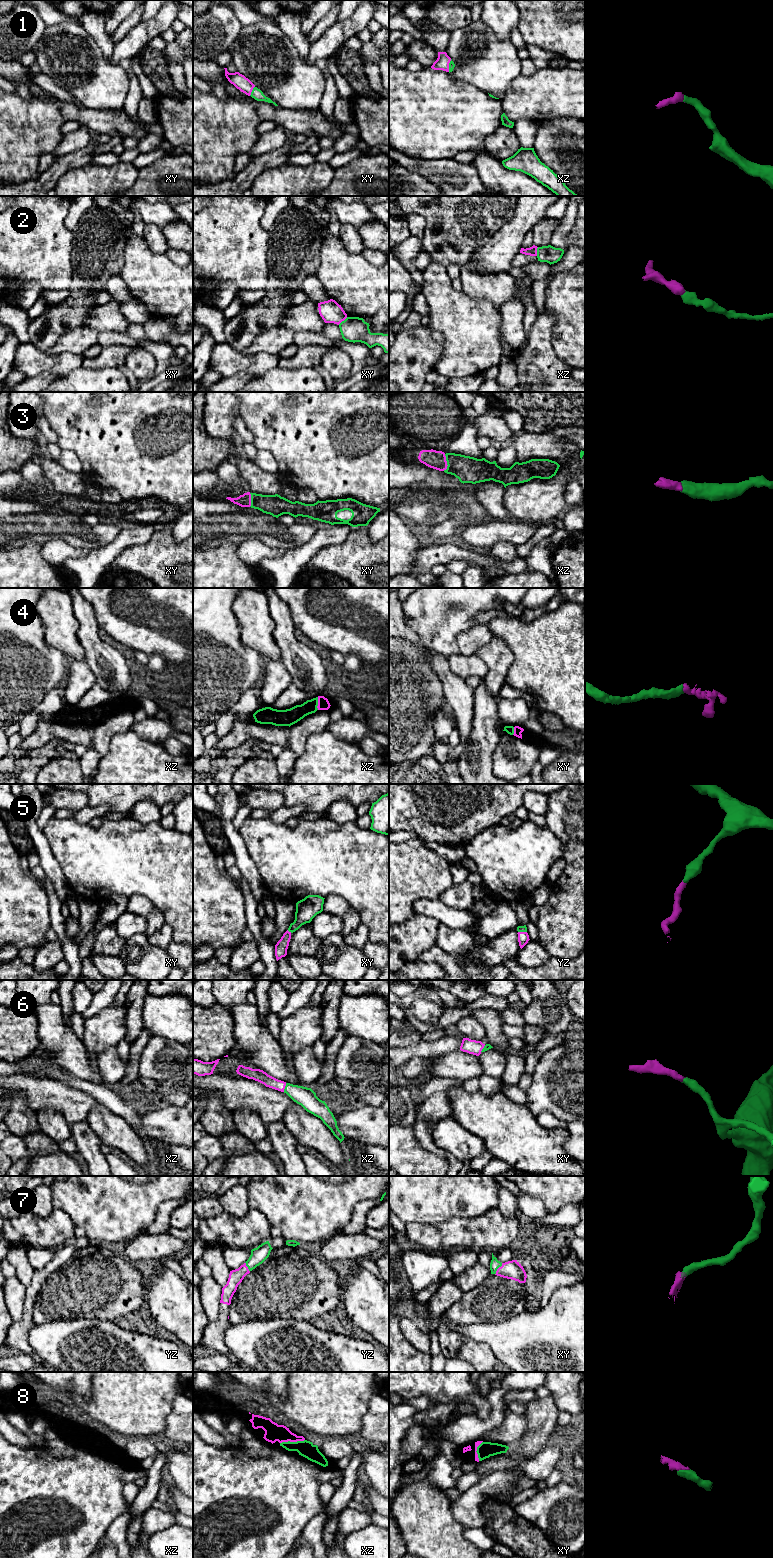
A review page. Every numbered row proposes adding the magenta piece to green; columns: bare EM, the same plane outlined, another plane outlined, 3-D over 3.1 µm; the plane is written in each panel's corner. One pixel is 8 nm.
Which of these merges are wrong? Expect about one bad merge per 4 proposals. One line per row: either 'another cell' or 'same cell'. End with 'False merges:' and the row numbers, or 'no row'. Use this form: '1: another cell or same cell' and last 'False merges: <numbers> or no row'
1: same cell
2: another cell
3: same cell
4: same cell
5: same cell
6: same cell
7: same cell
8: same cell
False merges: 2

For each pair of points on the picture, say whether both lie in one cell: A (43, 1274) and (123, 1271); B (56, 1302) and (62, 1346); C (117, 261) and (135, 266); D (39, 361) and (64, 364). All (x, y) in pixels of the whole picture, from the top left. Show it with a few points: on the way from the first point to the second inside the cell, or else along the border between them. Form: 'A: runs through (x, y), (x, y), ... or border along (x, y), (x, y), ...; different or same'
A: border along (69, 1259), (48, 1277), (38, 1294); different
B: border along (82, 1317), (48, 1320), (39, 1325); different
C: border along (127, 240), (123, 252), (123, 266), (118, 274); different
D: runs through (45, 363), (58, 364); same

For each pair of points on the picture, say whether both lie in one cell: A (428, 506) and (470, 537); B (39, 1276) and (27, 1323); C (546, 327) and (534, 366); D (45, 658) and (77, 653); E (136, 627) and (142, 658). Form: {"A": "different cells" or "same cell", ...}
{"A": "different cells", "B": "same cell", "C": "same cell", "D": "different cells", "E": "different cells"}

